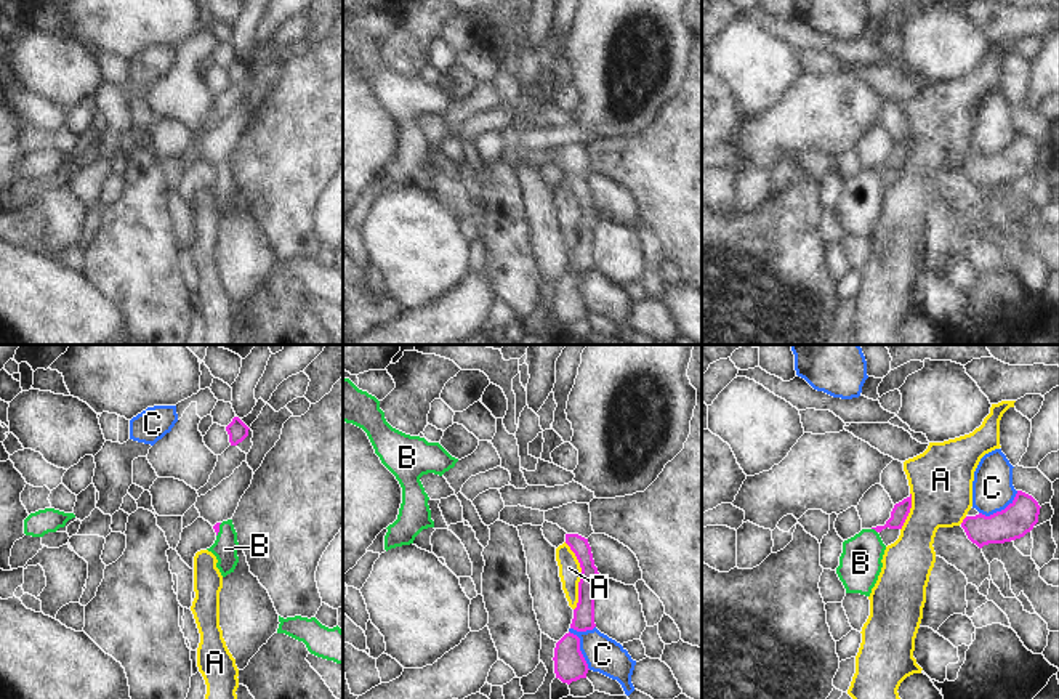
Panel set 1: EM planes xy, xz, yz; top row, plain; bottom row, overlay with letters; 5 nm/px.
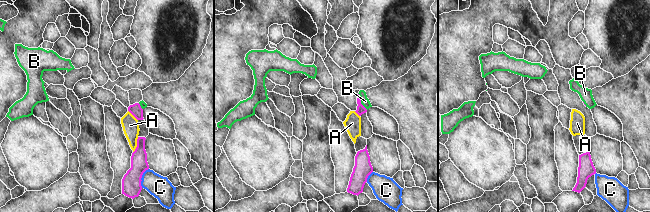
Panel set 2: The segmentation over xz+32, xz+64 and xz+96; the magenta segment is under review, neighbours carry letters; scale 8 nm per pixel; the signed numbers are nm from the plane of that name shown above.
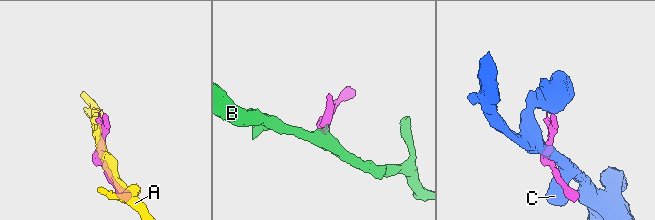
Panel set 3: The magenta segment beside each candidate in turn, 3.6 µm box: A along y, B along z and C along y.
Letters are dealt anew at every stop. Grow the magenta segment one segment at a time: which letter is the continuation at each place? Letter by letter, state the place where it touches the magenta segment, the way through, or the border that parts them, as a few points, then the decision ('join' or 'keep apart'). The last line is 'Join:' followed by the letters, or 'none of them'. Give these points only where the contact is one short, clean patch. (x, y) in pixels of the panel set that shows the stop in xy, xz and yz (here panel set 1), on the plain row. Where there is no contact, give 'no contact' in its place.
A: meets magenta in xz at (582, 217); keep apart
B: meets magenta in yz at (875, 170); runs through yz (901, 151), (888, 165), (875, 170), (861, 197), (861, 204); join
C: meets magenta in xz at (579, 289); border along xz (571, 268), (579, 279), (579, 290), (590, 310); keep apart
Join: B

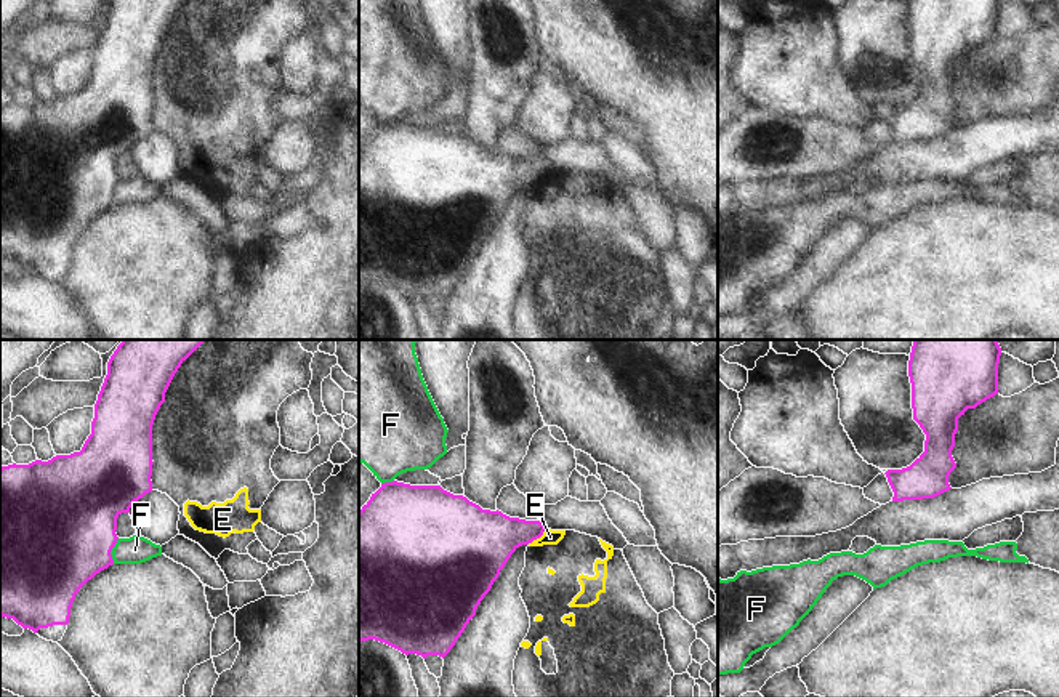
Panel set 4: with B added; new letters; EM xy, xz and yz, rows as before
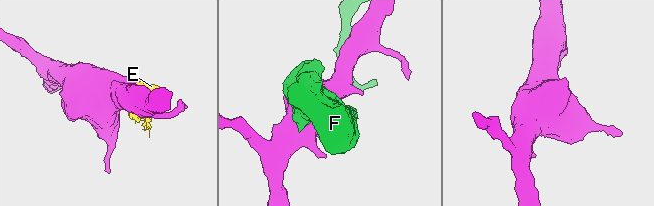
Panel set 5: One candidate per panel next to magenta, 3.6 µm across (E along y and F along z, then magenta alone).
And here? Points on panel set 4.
E: meets magenta in xz at (537, 178); border along xz (547, 170), (527, 185); keep apart
F: meets magenta in xy at (111, 191); keep apart
Join: none of them

